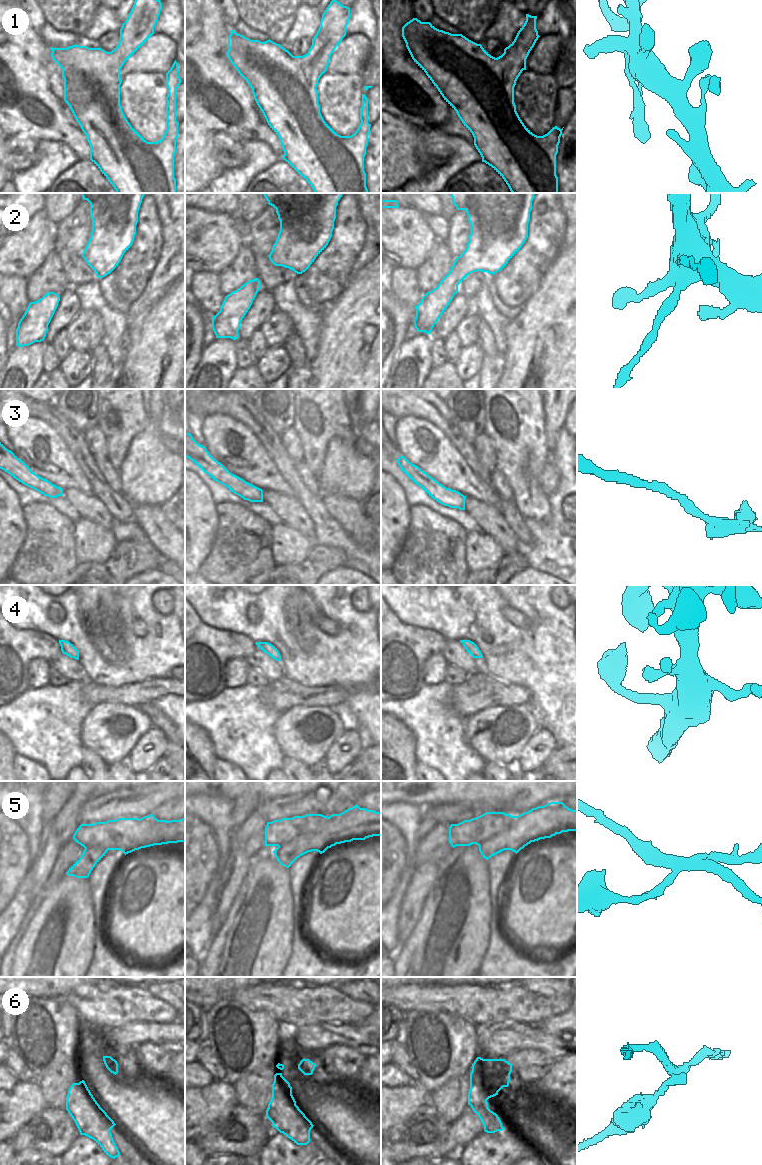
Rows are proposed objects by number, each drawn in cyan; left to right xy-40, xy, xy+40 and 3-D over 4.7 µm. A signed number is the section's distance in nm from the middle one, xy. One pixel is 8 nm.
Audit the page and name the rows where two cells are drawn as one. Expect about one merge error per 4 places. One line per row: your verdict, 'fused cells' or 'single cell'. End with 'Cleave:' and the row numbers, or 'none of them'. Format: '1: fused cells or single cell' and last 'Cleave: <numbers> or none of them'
1: single cell
2: fused cells
3: single cell
4: single cell
5: fused cells
6: fused cells
Cleave: 2, 5, 6

